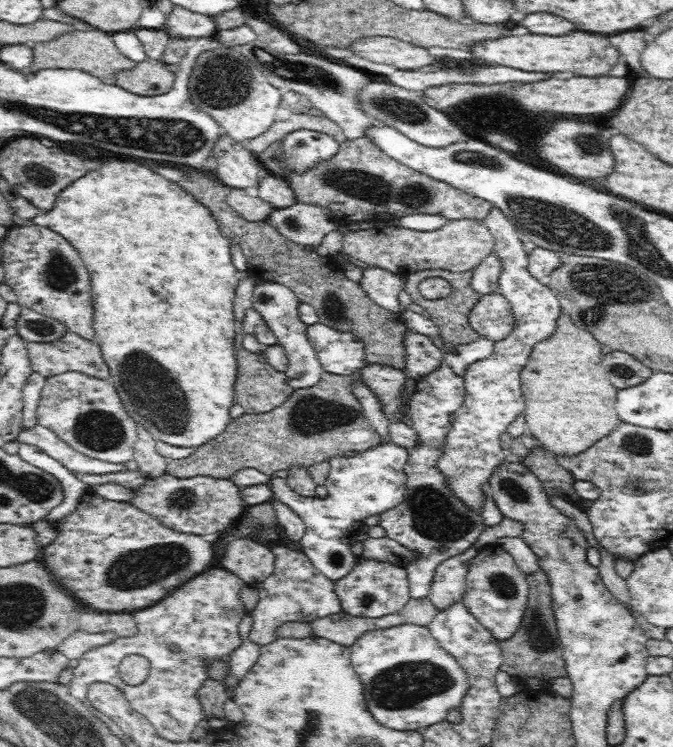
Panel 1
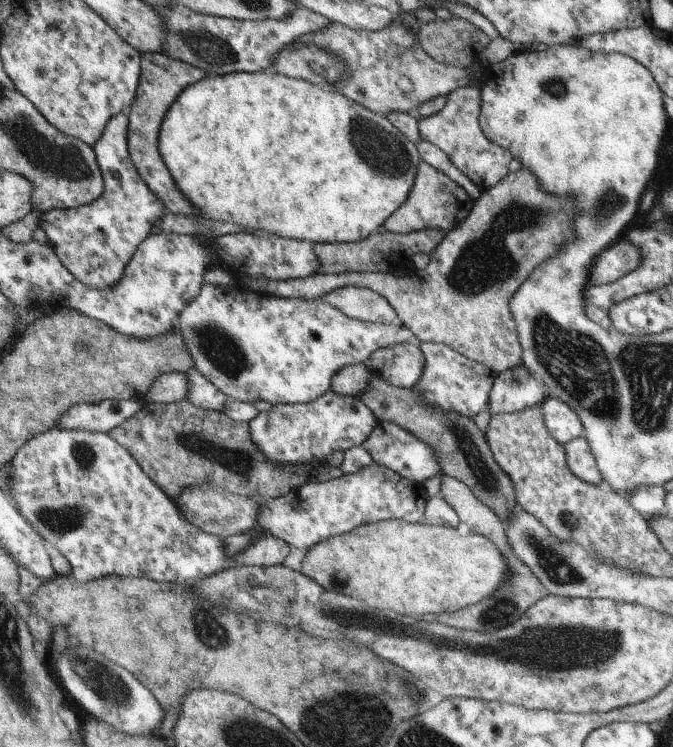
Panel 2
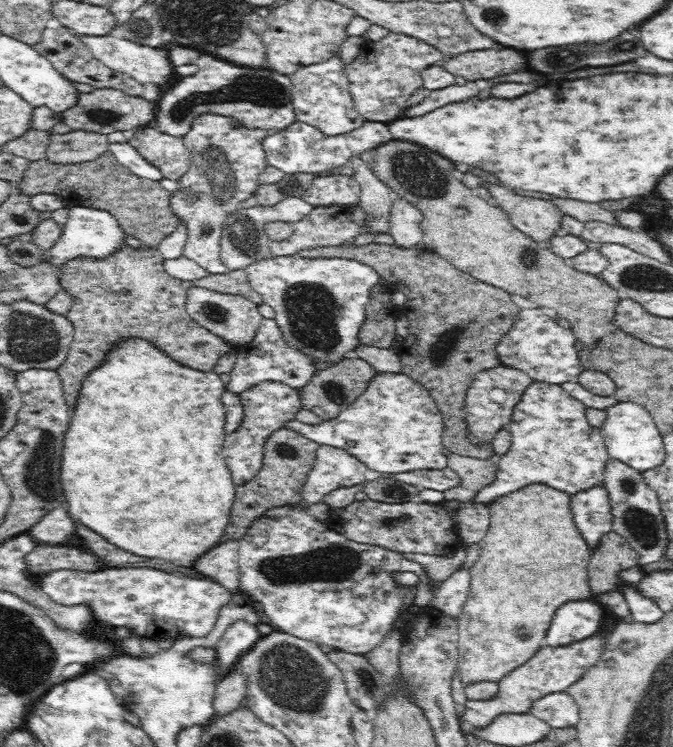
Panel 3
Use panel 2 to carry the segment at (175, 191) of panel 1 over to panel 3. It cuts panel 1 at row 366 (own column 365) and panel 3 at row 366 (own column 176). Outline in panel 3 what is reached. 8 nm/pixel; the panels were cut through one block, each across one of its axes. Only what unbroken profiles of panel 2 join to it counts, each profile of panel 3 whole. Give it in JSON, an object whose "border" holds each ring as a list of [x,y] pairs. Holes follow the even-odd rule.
{"border":[[[130,339],[128,343],[122,343],[108,352],[108,358],[100,367],[93,368],[85,376],[85,382],[81,386],[81,394],[77,403],[72,408],[71,421],[65,432],[60,480],[68,503],[67,512],[73,520],[92,528],[100,536],[104,536],[108,542],[120,546],[122,550],[128,550],[138,556],[148,558],[162,558],[166,562],[172,562],[176,566],[182,566],[192,574],[193,564],[199,556],[220,544],[220,538],[225,534],[229,524],[231,506],[235,499],[236,485],[231,477],[230,469],[226,462],[218,462],[220,446],[224,444],[226,432],[226,409],[222,408],[222,394],[226,391],[226,385],[219,374],[213,370],[204,372],[190,367],[184,367],[174,362],[170,355],[163,354],[152,343],[146,343],[144,339]]]}

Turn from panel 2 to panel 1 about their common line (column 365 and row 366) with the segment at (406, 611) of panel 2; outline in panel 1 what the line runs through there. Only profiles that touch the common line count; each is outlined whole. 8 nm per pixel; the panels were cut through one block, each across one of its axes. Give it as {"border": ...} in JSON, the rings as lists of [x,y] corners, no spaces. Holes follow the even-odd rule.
{"border":[[[566,312],[557,321],[556,334],[533,349],[521,372],[525,400],[526,434],[557,458],[580,455],[604,439],[622,421],[615,409],[618,389],[610,382],[601,364],[599,342],[586,329],[573,324]]]}

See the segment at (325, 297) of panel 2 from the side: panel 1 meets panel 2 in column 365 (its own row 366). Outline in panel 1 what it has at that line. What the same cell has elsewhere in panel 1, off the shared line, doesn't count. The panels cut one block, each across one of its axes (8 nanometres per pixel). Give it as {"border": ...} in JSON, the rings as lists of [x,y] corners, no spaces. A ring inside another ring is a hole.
{"border":[[[258,282],[252,296],[252,306],[276,335],[278,345],[284,347],[288,357],[287,369],[284,372],[287,383],[294,389],[315,387],[321,379],[323,368],[319,363],[316,351],[307,339],[307,325],[299,318],[299,298],[286,285]]]}

